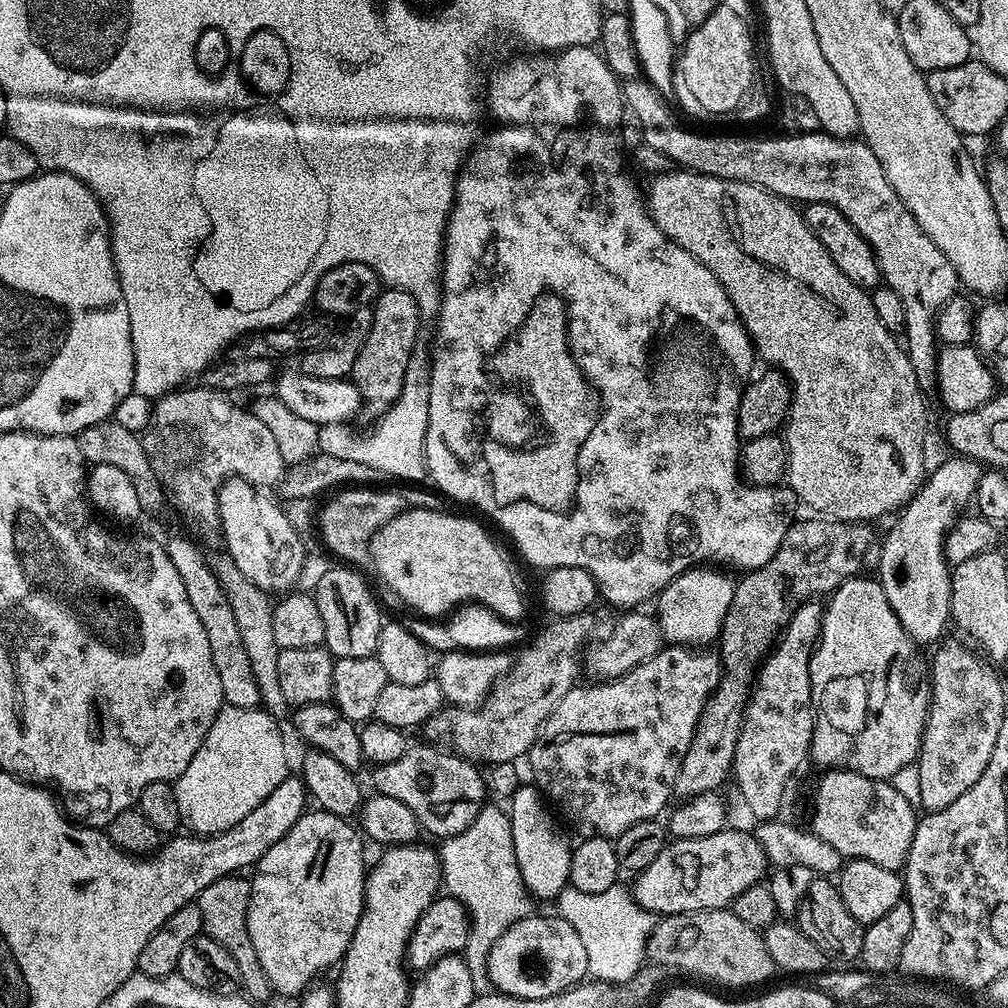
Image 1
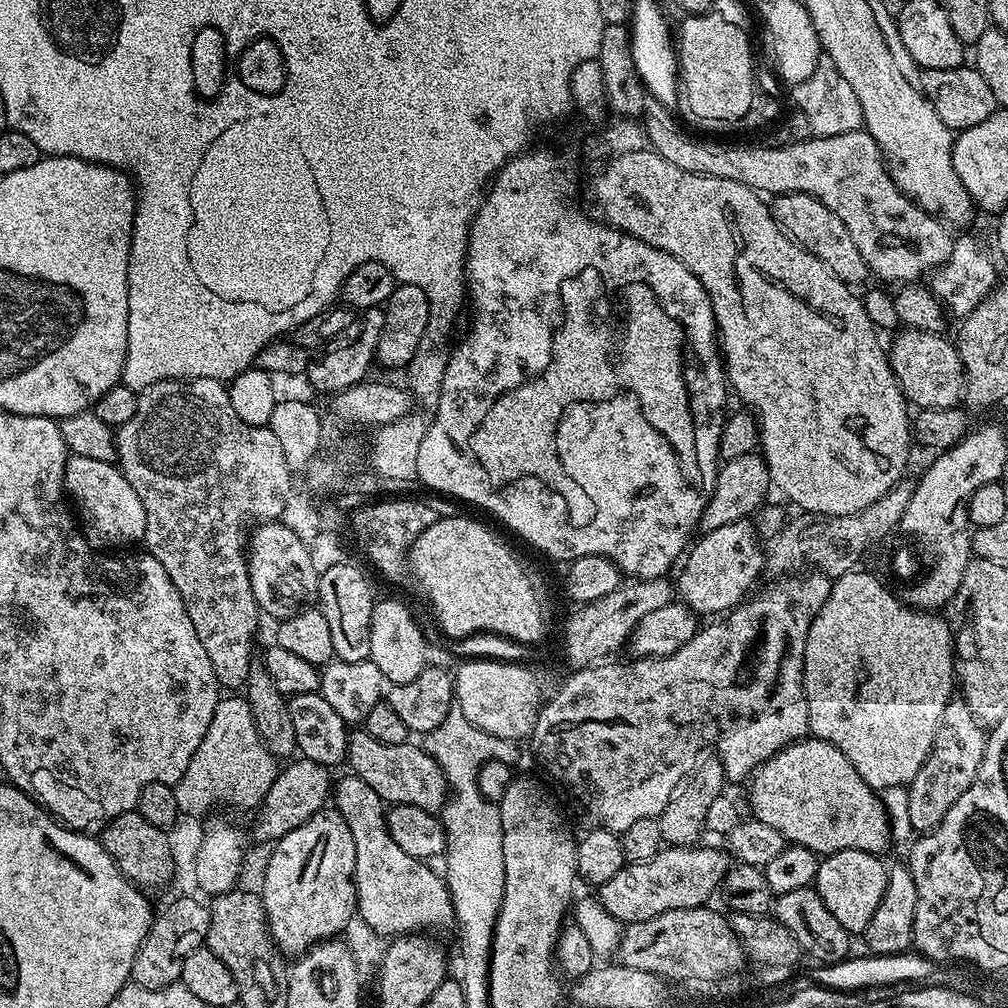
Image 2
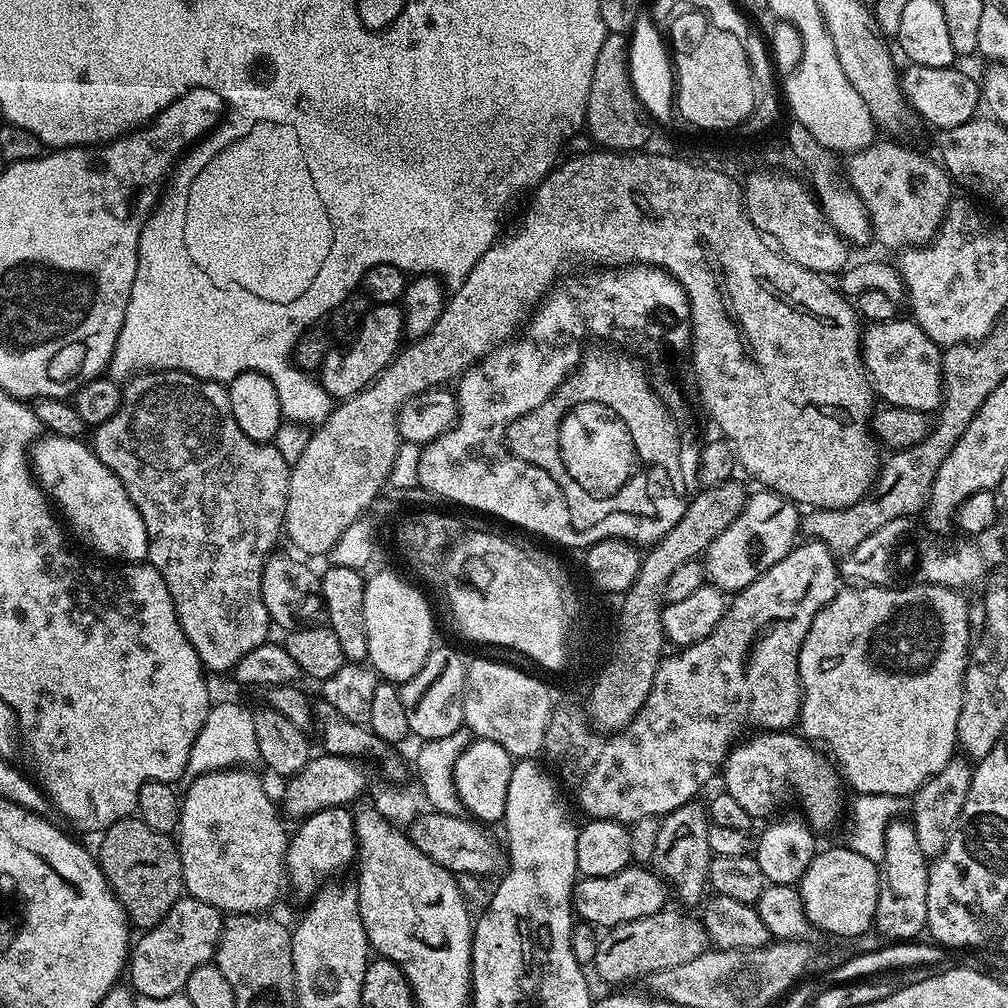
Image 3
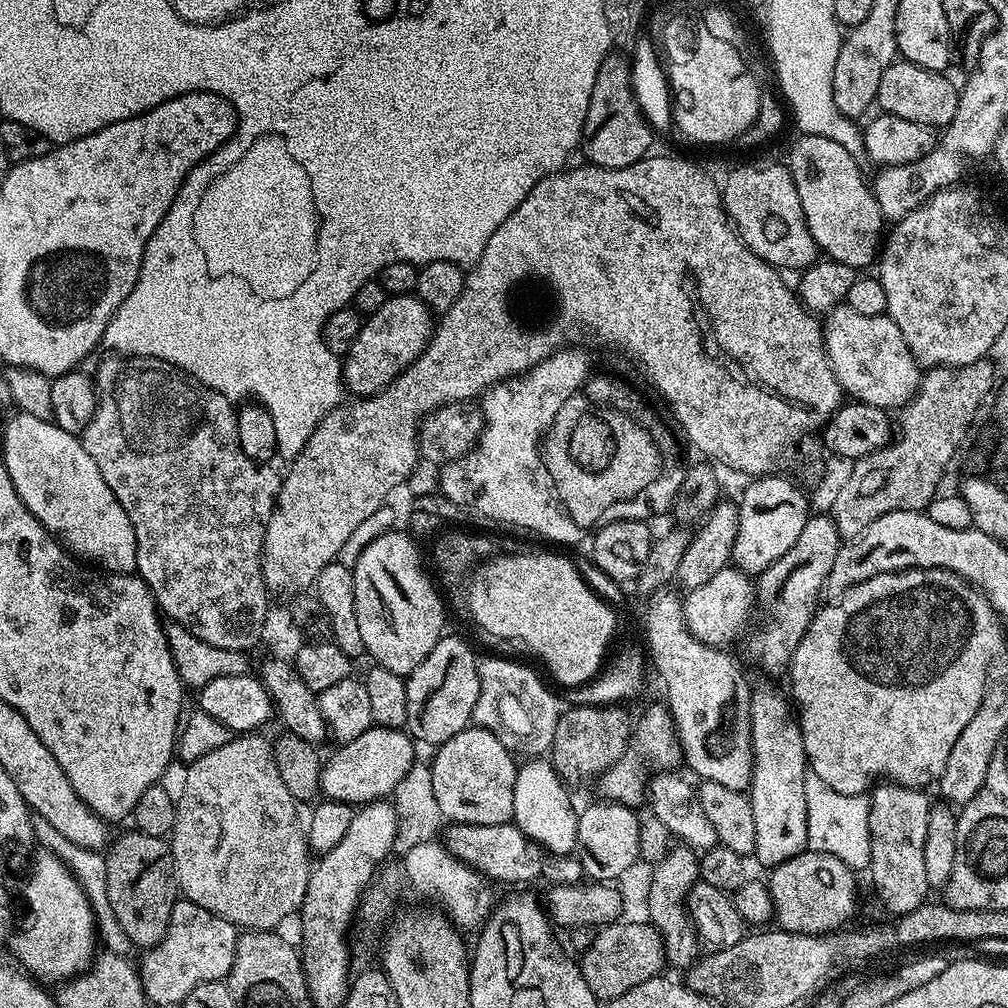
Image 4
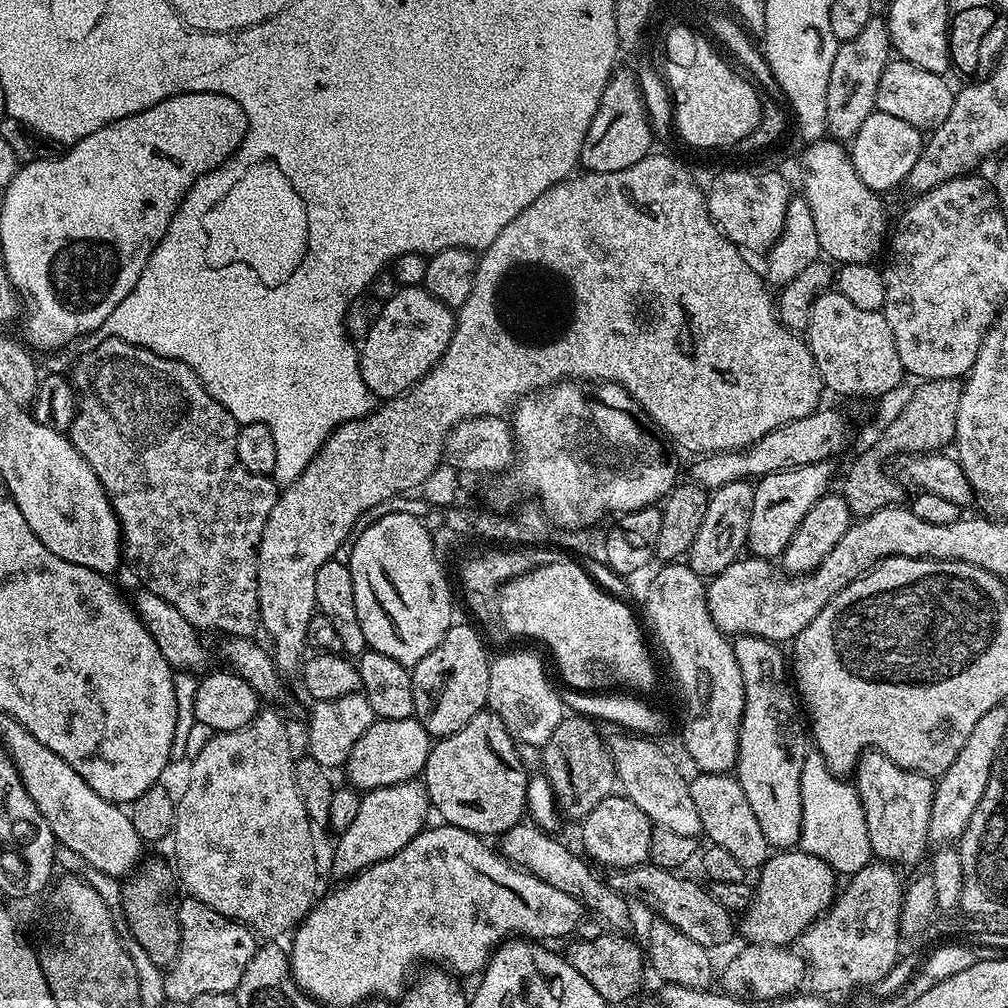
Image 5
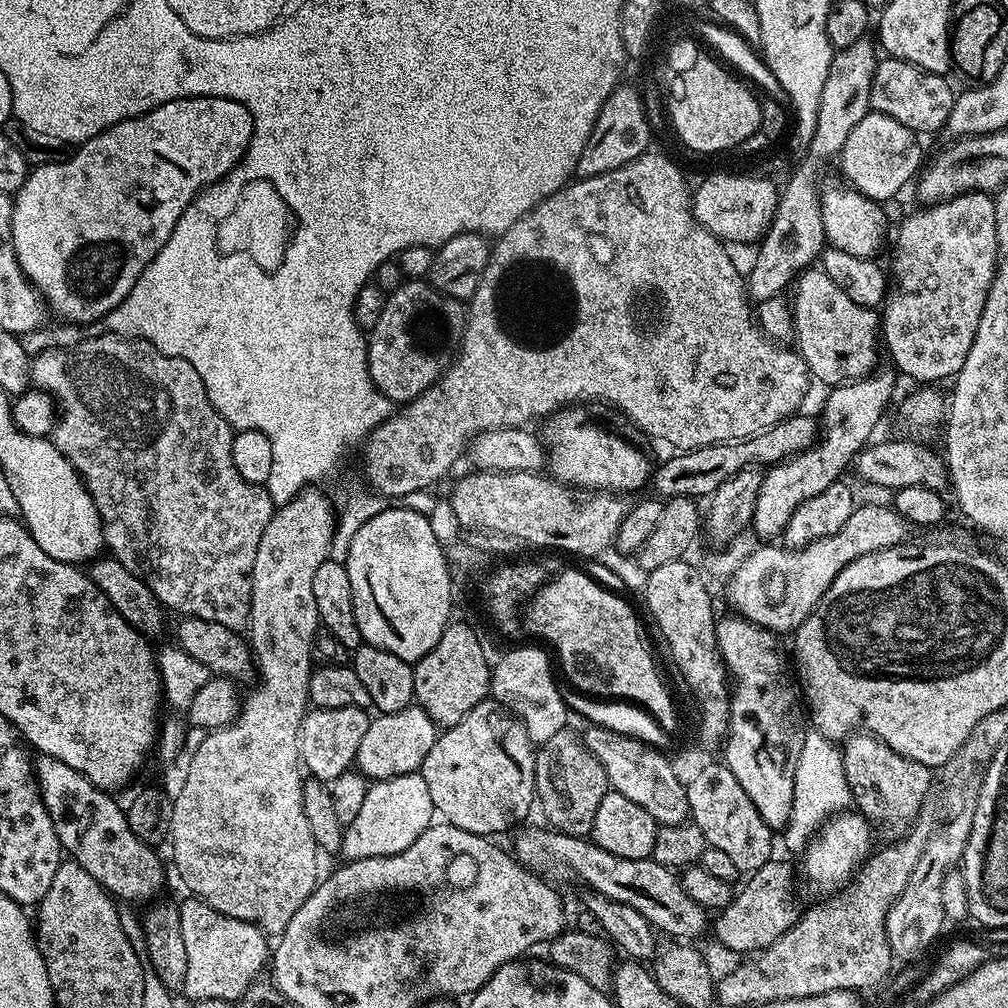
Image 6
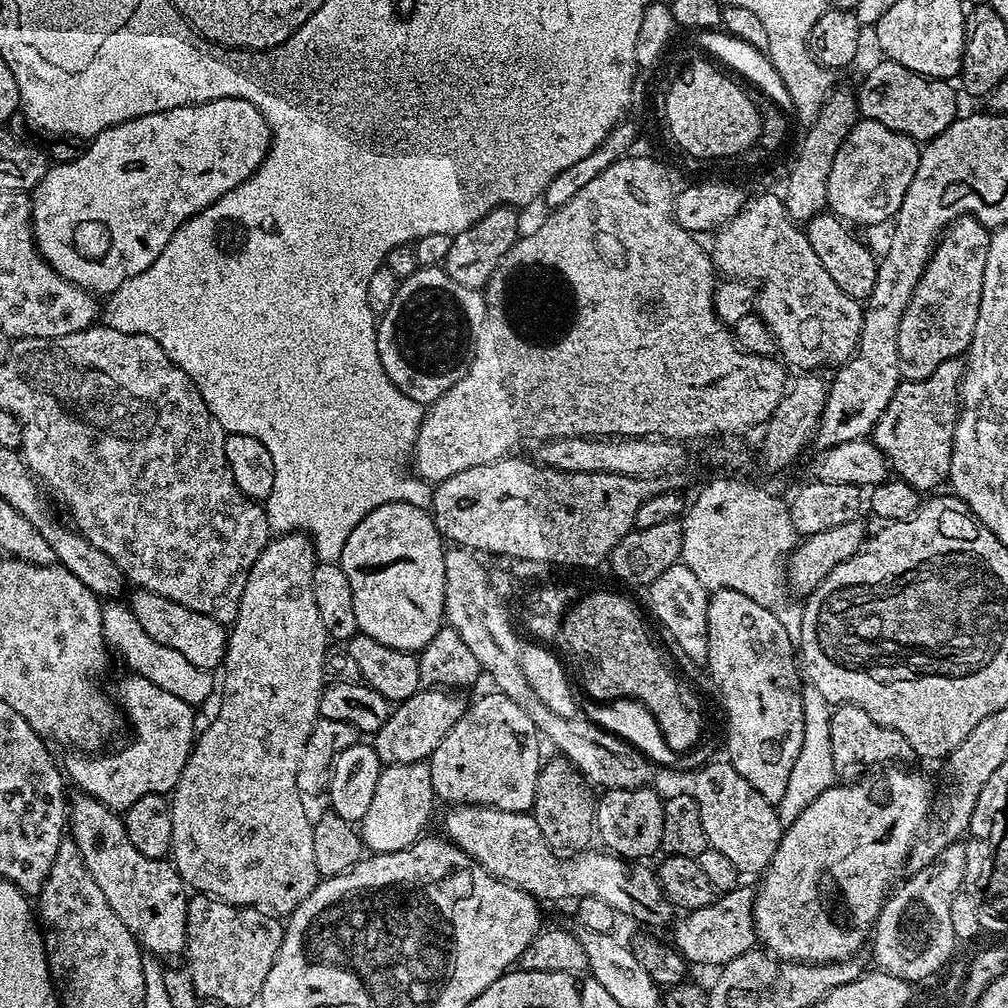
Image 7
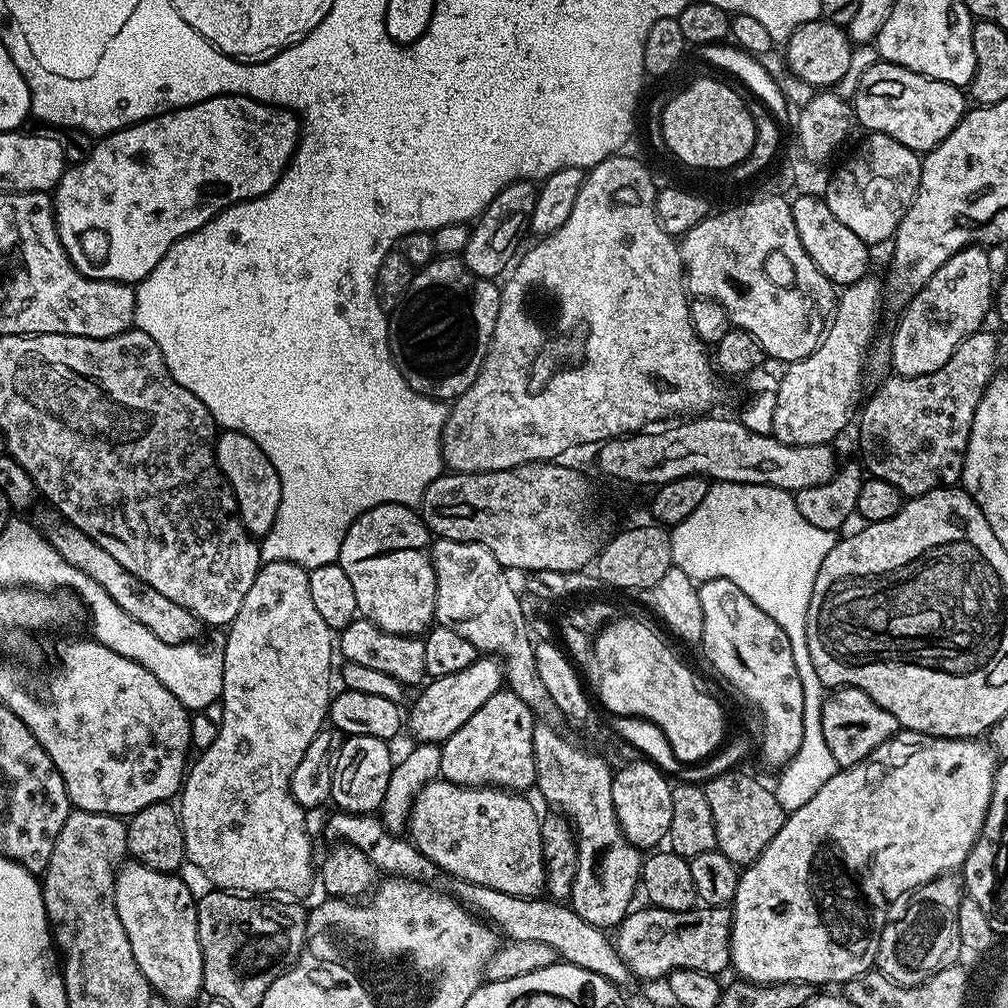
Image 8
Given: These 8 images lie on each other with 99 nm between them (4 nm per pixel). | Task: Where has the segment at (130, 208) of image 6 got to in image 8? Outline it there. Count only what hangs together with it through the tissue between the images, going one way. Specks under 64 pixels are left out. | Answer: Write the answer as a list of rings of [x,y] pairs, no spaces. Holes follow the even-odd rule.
[[[209,96],[197,104],[180,106],[174,112],[165,112],[162,116],[153,116],[150,120],[131,124],[129,128],[120,128],[116,132],[108,133],[99,142],[93,143],[92,153],[82,163],[65,167],[62,178],[54,189],[56,229],[70,262],[74,262],[74,266],[86,278],[117,280],[119,284],[131,285],[144,280],[146,274],[150,274],[150,270],[158,266],[158,262],[174,242],[206,226],[206,222],[214,219],[223,208],[239,204],[242,200],[253,200],[266,195],[292,163],[296,145],[300,142],[300,130],[300,121],[296,113],[289,112],[286,108],[278,108],[275,104],[263,104],[248,96]]]

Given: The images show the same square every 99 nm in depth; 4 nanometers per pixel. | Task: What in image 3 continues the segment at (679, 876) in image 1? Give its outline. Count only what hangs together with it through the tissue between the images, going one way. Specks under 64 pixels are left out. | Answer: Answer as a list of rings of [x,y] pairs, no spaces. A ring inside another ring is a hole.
[[[629,866],[606,878],[585,876],[577,879],[572,890],[572,906],[581,921],[591,924],[596,930],[607,930],[665,911],[668,896],[670,900],[670,888],[663,876],[644,866]]]

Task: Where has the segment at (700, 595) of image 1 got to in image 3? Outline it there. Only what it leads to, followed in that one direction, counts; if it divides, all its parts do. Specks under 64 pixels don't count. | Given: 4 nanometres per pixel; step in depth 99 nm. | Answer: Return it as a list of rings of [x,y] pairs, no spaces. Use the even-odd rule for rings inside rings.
[[[753,491],[749,495],[742,514],[738,514],[738,518],[734,518],[734,522],[730,522],[730,526],[726,526],[726,530],[722,530],[722,534],[718,534],[718,538],[714,538],[714,542],[702,557],[707,583],[713,584],[715,588],[725,594],[740,592],[746,586],[750,586],[750,582],[757,580],[766,570],[770,570],[770,566],[774,566],[774,562],[782,562],[782,558],[786,558],[788,551],[796,547],[798,537],[801,535],[802,512],[793,501],[786,496],[780,496],[777,492],[756,491],[760,492]]]

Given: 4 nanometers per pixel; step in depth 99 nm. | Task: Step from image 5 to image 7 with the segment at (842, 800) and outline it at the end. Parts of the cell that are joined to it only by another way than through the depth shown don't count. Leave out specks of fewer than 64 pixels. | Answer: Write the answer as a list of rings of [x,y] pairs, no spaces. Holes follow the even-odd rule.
[[[805,683],[802,688],[802,706],[804,721],[802,722],[802,750],[798,750],[798,758],[794,758],[794,770],[790,770],[790,782],[786,782],[786,794],[782,794],[778,811],[780,823],[787,826],[818,798],[827,788],[837,783],[838,777],[834,770],[834,754],[830,750],[830,718],[834,711],[833,705],[822,698],[818,686]]]

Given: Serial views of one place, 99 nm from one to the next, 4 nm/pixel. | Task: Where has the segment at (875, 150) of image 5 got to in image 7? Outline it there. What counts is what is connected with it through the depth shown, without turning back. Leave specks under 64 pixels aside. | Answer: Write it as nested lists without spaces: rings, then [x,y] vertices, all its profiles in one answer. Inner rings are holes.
[[[859,119],[830,168],[828,208],[839,219],[852,224],[887,225],[902,206],[902,198],[906,198],[914,170],[918,170],[921,151],[921,145],[906,134],[898,134],[890,130],[890,126],[882,126],[882,122]]]

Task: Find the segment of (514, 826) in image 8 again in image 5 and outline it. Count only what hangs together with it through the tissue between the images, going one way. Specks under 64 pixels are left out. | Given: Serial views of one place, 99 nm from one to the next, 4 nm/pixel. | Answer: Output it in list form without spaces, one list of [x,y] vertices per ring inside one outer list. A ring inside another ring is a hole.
[[[641,866],[623,873],[625,893],[637,892],[652,908],[657,908],[663,919],[671,922],[675,928],[682,930],[686,938],[694,938],[703,948],[716,950],[719,944],[724,944],[734,932],[734,916],[722,902],[712,897],[707,887],[695,884],[692,880],[683,880],[680,874],[667,868]]]

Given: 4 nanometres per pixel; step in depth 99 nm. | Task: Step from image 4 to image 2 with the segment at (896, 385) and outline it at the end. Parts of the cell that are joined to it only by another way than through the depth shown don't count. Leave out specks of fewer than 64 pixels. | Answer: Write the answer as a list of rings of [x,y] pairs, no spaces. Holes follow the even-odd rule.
[[[910,328],[901,331],[892,348],[887,349],[888,361],[896,375],[896,381],[904,392],[905,400],[911,402],[917,409],[925,408],[954,408],[961,403],[964,391],[964,367],[960,365],[960,355],[955,343],[951,339],[947,340],[947,335],[939,332],[920,332],[917,328]]]

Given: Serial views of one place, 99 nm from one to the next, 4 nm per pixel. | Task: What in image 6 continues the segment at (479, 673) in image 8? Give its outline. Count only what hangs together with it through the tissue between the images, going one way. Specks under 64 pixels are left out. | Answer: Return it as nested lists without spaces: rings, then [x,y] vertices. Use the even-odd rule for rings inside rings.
[[[418,706],[373,715],[369,719],[366,735],[358,746],[355,767],[372,782],[419,772],[426,754],[430,754],[430,746],[434,746],[437,735],[438,726],[426,714],[426,710]]]

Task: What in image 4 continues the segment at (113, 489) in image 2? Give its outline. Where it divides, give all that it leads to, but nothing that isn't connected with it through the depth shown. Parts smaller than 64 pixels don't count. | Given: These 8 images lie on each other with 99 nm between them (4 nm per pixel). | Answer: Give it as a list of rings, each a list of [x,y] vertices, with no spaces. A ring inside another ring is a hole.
[[[19,410],[4,424],[4,456],[2,462],[10,474],[10,482],[22,498],[26,510],[42,522],[50,535],[55,536],[73,556],[84,562],[91,562],[106,572],[132,574],[136,572],[136,539],[134,526],[122,510],[122,502],[114,498],[114,490],[106,486],[102,470],[94,466],[94,458],[86,454],[83,443],[73,433],[62,430],[52,420],[34,418]]]

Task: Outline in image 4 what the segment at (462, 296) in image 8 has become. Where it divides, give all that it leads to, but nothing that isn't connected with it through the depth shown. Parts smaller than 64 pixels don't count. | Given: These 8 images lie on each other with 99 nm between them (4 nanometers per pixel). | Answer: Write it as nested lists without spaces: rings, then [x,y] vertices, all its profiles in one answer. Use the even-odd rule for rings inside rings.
[[[389,296],[385,304],[361,323],[354,346],[342,358],[345,389],[356,398],[377,396],[422,355],[424,347],[432,341],[433,331],[434,314],[419,296]]]

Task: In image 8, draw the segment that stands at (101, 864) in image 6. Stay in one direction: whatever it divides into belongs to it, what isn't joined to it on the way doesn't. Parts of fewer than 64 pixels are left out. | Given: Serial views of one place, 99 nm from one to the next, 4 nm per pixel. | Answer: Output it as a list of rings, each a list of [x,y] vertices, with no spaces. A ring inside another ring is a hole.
[[[129,859],[116,869],[116,885],[114,886],[114,906],[118,910],[118,919],[122,922],[122,930],[126,930],[126,938],[130,938],[130,950],[134,950],[134,962],[138,962],[138,970],[152,987],[153,993],[173,1006],[192,1004],[204,992],[204,967],[202,966],[202,950],[198,942],[198,914],[196,900],[184,880],[171,872],[150,870],[150,866]]]

